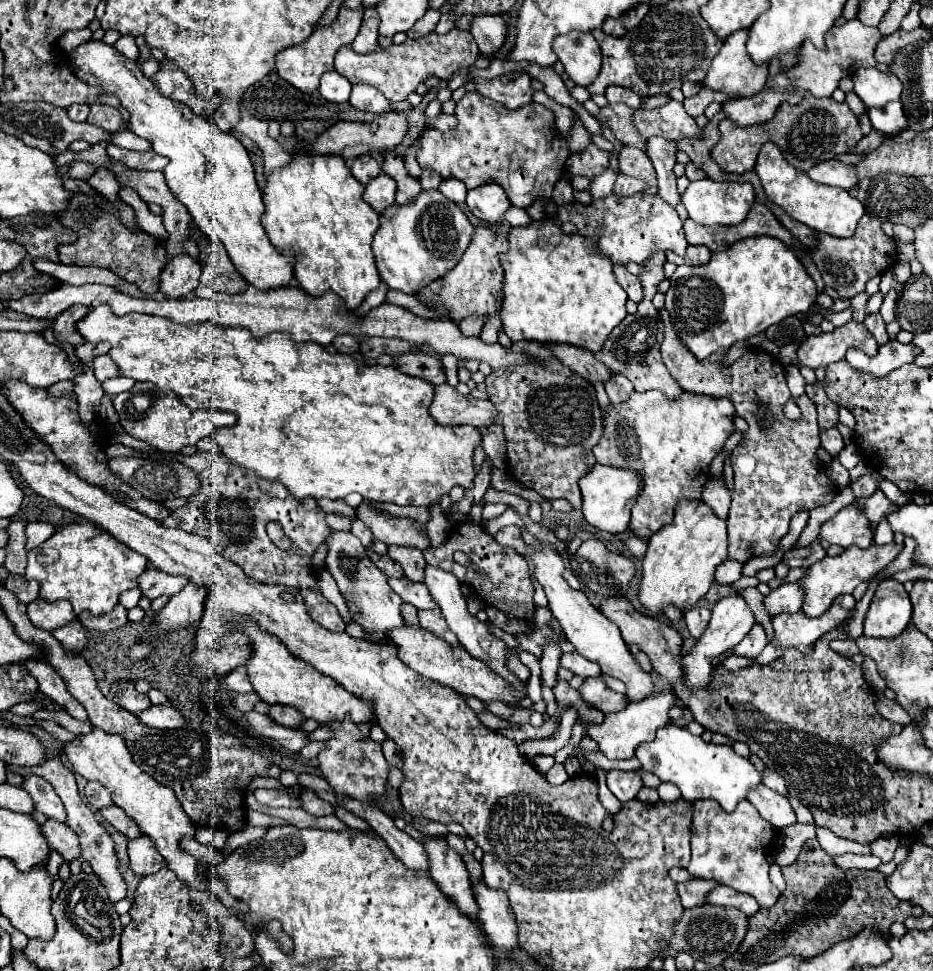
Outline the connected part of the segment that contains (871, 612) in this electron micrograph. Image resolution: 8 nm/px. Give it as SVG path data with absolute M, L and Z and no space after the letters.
M884 579L870 603L864 617L866 637L898 637L912 617L912 603L902 587L894 579Z

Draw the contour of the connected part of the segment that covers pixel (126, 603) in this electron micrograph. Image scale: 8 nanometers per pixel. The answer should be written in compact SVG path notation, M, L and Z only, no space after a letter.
M134 587L134 589L126 591L126 593L122 593L122 597L120 597L120 605L122 605L124 609L132 609L132 607L136 607L138 599L140 599L140 589Z

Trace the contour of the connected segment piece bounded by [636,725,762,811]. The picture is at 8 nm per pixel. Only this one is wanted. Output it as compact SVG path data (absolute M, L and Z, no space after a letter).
M676 725L658 729L652 743L638 745L636 757L644 771L658 775L660 781L674 783L688 803L696 799L714 799L724 811L734 811L742 799L748 799L750 789L756 789L762 781L756 767L746 757L736 755L732 747L706 743L702 737L694 737L688 729Z

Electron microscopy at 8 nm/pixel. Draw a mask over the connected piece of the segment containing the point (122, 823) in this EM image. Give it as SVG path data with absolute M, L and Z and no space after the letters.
M110 805L110 807L102 807L100 815L120 833L124 833L128 839L138 837L140 829L138 825L134 825L134 821L130 821L130 817L126 817L126 813L122 813L122 809L118 809L118 805Z

